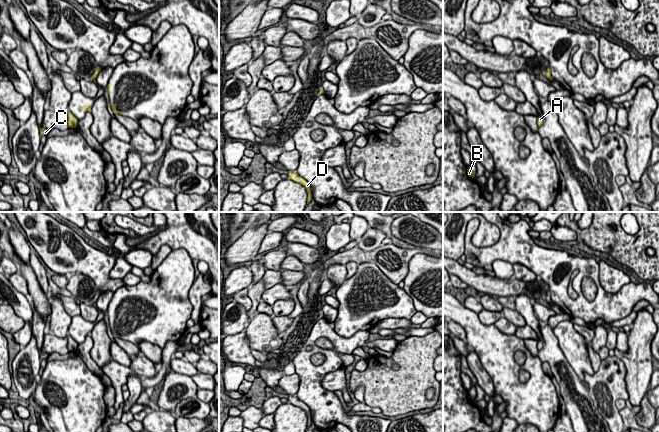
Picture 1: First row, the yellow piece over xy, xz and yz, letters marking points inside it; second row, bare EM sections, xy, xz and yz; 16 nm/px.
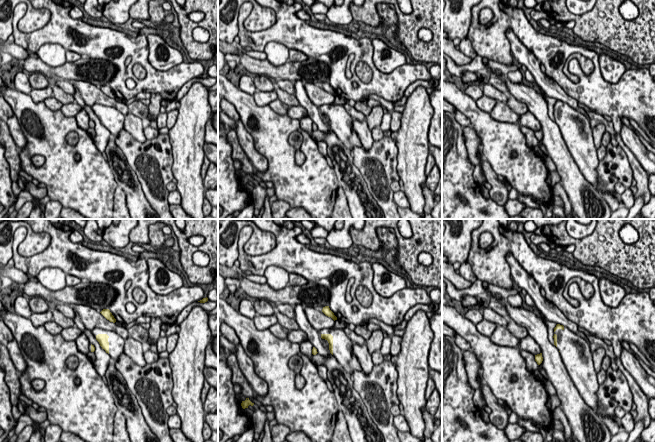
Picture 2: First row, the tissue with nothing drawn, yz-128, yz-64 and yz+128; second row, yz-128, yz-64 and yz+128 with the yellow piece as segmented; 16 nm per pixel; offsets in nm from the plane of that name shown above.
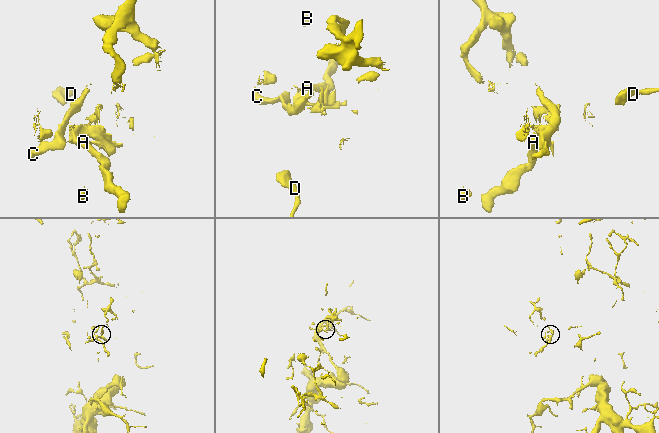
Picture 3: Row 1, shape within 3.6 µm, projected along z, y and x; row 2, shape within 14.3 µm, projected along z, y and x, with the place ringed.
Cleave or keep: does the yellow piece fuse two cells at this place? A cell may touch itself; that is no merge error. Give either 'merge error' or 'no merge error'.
merge error

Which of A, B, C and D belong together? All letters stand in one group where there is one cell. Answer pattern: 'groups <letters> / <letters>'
groups A C D / B

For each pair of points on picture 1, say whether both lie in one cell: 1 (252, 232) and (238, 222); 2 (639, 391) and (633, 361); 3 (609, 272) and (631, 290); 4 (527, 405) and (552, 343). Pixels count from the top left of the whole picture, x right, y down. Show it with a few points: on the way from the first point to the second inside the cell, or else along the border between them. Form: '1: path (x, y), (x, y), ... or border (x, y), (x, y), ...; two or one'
1: border (266, 222), (260, 225), (253, 223), (231, 245); two
2: path (638, 384), (638, 368); one
3: border (630, 281), (614, 293), (608, 293), (600, 284); two
4: border (537, 355), (542, 362); two

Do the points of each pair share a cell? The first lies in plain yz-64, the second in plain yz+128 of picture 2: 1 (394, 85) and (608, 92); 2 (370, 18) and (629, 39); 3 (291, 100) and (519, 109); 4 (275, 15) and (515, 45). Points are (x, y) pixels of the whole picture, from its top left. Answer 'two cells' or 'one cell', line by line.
1: one cell
2: one cell
3: one cell
4: two cells

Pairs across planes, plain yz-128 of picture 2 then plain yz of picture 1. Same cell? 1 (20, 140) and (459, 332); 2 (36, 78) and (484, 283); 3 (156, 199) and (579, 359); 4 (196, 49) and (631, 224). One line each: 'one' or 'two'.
1: two
2: two
3: two
4: two

